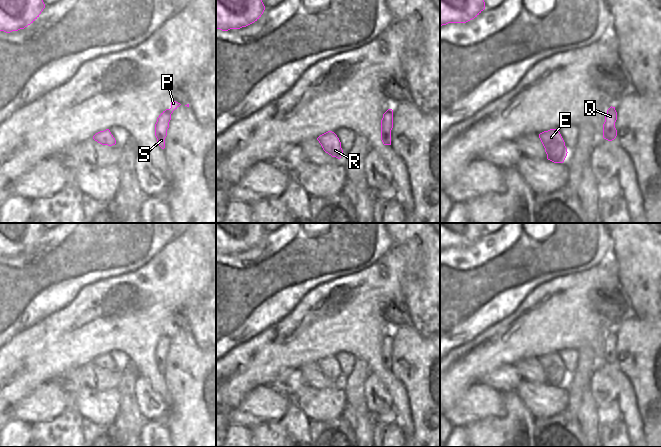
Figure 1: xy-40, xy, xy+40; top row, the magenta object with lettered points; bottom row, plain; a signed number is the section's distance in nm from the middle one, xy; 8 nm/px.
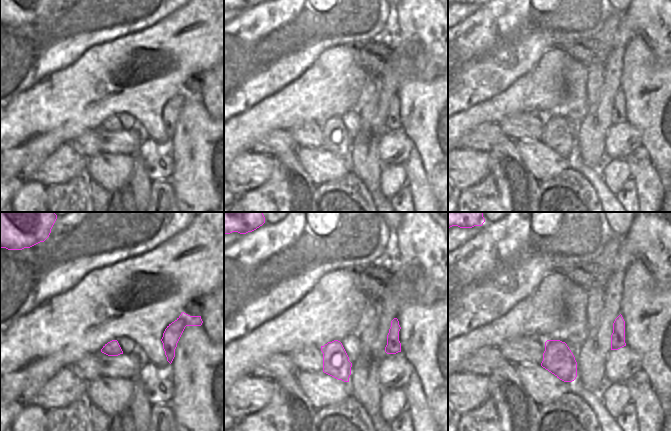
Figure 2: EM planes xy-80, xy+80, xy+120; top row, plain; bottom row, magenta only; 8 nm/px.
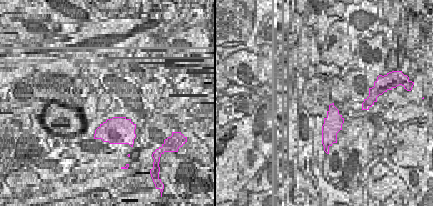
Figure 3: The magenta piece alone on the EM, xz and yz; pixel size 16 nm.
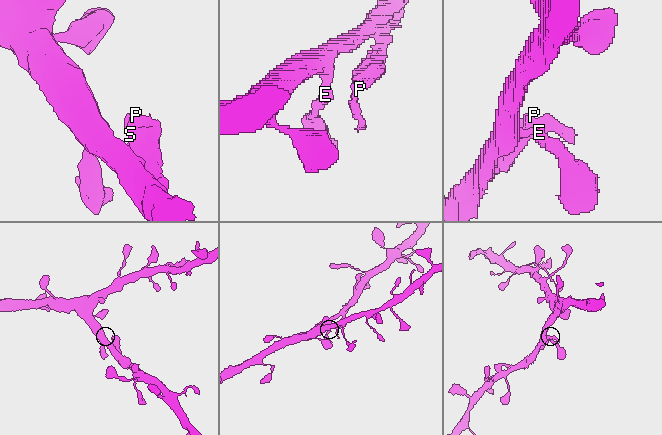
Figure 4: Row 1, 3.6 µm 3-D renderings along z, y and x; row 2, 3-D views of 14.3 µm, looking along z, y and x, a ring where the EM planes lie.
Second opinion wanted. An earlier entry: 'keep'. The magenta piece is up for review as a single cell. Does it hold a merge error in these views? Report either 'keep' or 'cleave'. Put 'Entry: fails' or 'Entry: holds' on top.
Entry: holds
keep

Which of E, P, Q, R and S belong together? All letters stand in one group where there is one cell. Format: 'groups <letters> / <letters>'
groups E P Q R S

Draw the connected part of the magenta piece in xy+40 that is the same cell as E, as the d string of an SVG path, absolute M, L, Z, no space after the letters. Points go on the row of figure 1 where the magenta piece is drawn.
M559 129L544 131L539 134L539 138L545 148L547 159L554 163L563 163L568 152Z

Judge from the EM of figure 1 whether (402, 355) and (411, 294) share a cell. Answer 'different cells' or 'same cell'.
different cells

